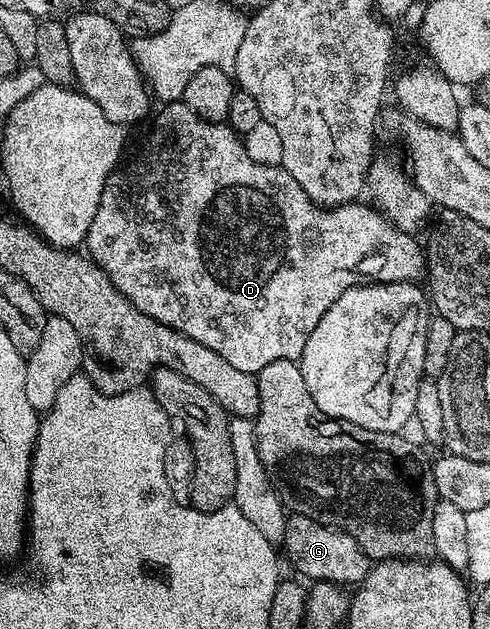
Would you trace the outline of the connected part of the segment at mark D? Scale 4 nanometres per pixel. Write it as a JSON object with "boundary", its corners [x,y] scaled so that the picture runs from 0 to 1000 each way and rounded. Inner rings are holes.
{"boundary":[[[373,159],[333,165],[329,172],[298,211],[290,238],[265,258],[259,254],[247,266],[235,267],[212,291],[196,343],[188,347],[171,385],[180,407],[214,431],[220,444],[229,444],[235,456],[280,491],[294,494],[294,501],[384,533],[384,539],[400,539],[400,545],[416,545],[416,552],[433,552],[433,558],[441,558],[441,564],[457,564],[457,571],[465,571],[482,590],[506,590],[524,596],[539,583],[547,583],[547,577],[563,577],[563,571],[608,574],[620,558],[620,545],[629,545],[629,533],[645,526],[645,514],[661,507],[661,494],[669,494],[669,488],[678,488],[678,482],[702,469],[702,463],[729,453],[782,447],[851,448],[853,439],[867,436],[869,404],[855,378],[847,372],[816,367],[769,331],[753,324],[739,326],[741,323],[659,329],[639,320],[620,297],[612,297],[612,291],[604,291],[604,285],[588,278],[588,272],[573,262],[514,259],[514,253],[506,253],[494,218],[465,197],[418,192]]]}

